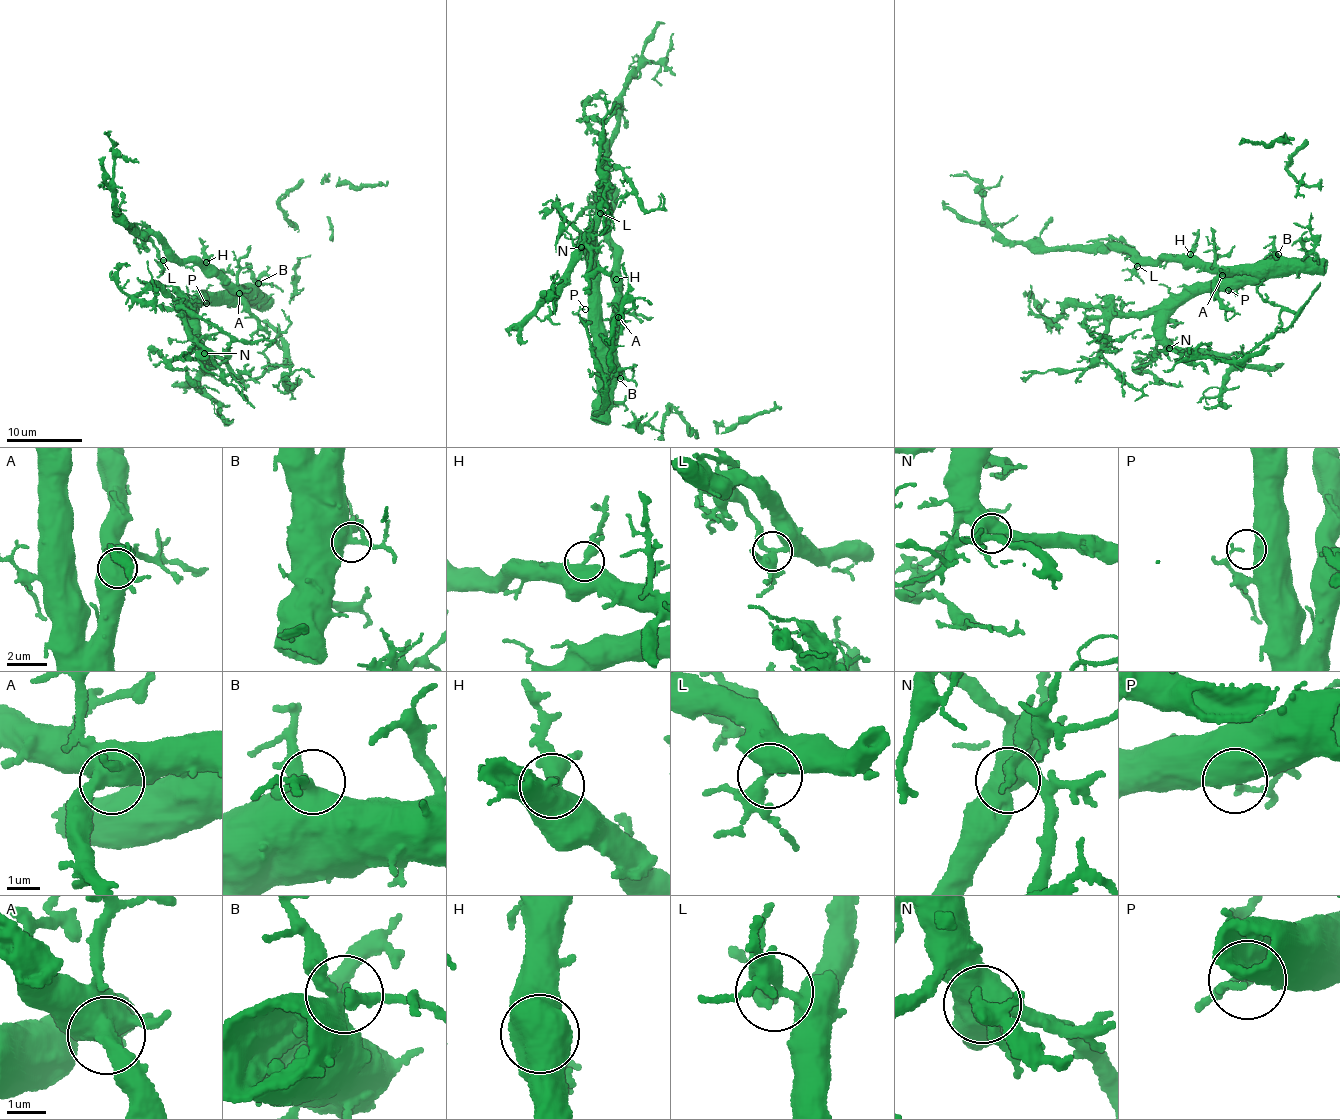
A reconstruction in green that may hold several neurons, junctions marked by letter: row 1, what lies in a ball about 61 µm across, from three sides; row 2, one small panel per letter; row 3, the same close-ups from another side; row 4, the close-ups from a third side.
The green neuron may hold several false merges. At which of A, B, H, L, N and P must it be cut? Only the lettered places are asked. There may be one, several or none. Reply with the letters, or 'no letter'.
no letter

